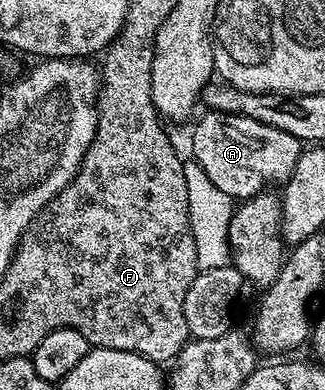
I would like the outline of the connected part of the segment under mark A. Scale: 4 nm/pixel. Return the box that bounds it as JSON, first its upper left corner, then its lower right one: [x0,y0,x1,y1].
[192,110,303,200]

